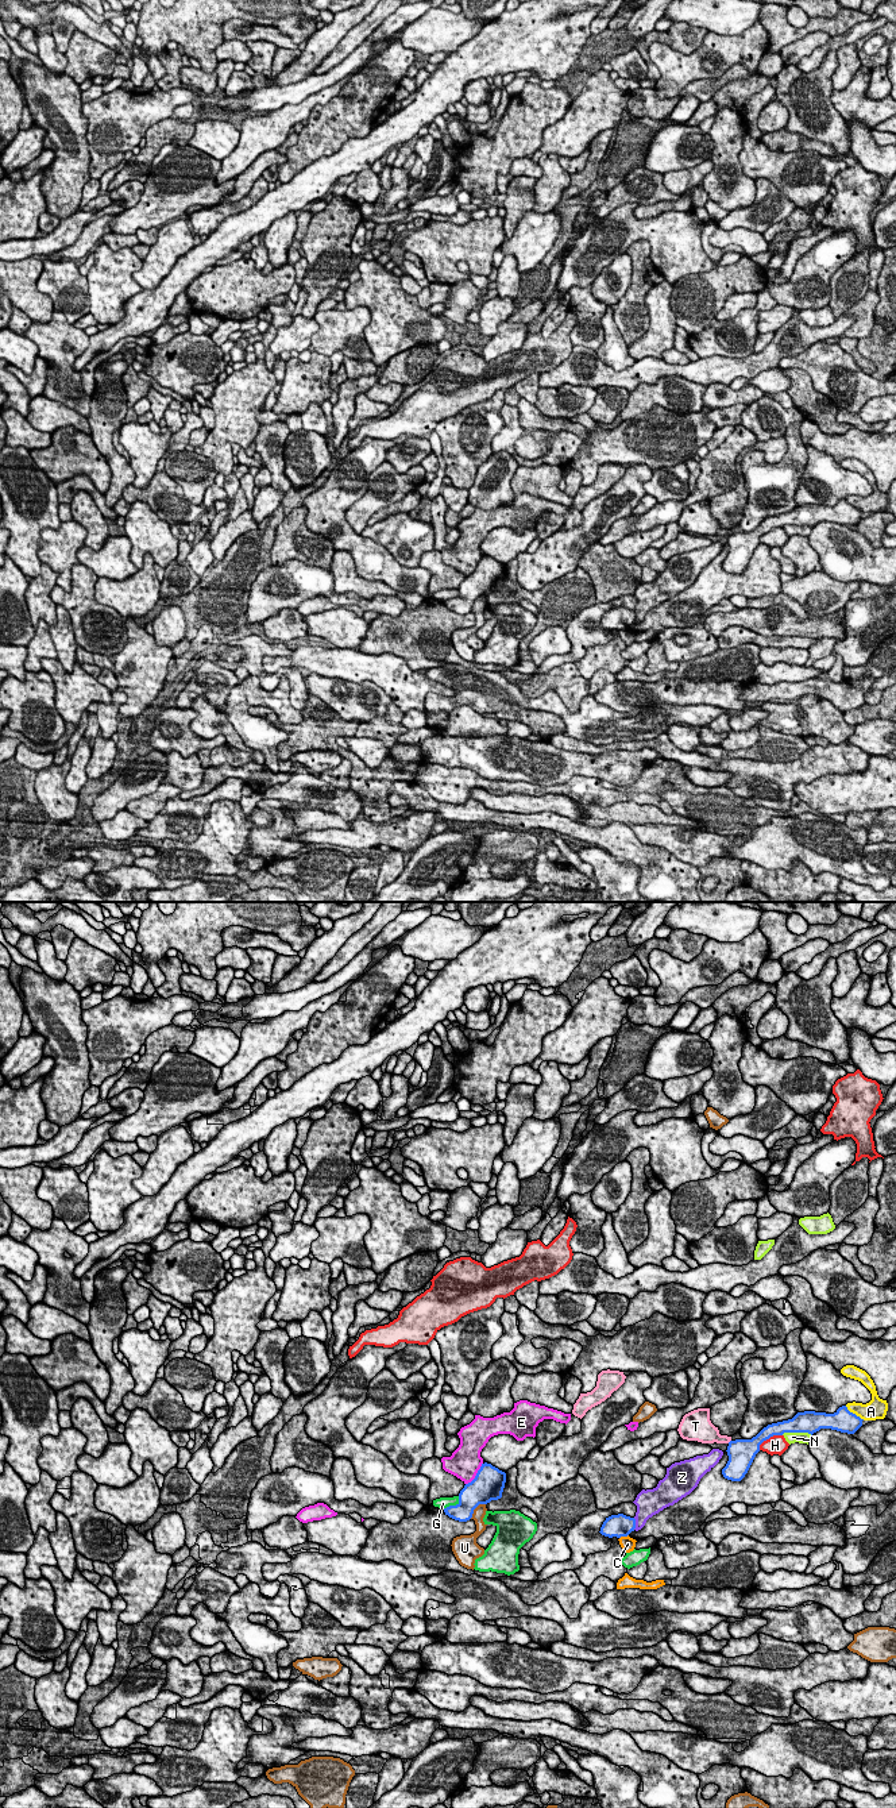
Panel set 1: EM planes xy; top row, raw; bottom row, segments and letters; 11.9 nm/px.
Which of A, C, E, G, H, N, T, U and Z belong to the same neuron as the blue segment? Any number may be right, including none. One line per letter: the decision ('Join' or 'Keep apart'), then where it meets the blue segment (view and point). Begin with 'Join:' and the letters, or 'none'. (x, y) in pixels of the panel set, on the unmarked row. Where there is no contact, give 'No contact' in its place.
Join: none
A: Keep apart. Touches blue at xy (854, 507)
C: Keep apart. Touches blue at xy (624, 628)
E: Keep apart. Touches blue at xy (477, 567)
G: Keep apart. Touches blue at xy (452, 598)
H: Keep apart. Touches blue at xy (768, 531)
N: Keep apart. Touches blue at xy (796, 524)
T: Keep apart. No contact
U: Keep apart. Touches blue at xy (475, 600)
Z: Keep apart. Touches blue at xy (634, 616)

